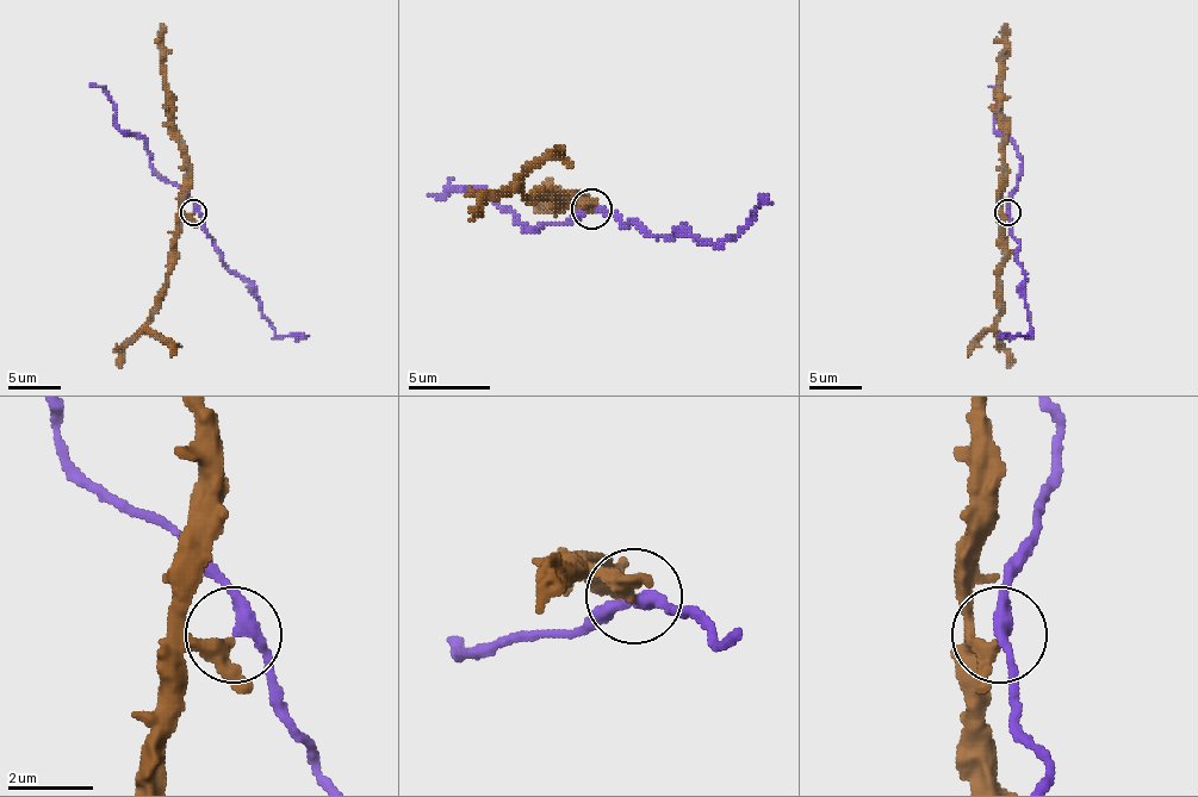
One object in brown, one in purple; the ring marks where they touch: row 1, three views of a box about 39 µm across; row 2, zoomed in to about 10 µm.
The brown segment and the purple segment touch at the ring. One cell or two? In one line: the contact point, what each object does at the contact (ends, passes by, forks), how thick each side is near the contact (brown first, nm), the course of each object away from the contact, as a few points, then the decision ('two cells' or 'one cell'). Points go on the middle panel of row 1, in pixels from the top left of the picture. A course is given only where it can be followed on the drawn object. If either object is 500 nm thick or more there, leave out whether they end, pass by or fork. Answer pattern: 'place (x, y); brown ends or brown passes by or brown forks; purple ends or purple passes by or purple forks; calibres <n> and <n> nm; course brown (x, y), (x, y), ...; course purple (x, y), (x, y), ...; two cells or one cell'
place (591, 209); brown passes by; purple passes by; calibres 280 and 280 nm; course brown (593, 207), (571, 199), (579, 199), (564, 204), (556, 195), (539, 207); course purple (593, 207), (608, 211), (625, 228), (633, 224), (650, 236), (682, 236), (719, 244), (731, 240), (768, 195); two cells

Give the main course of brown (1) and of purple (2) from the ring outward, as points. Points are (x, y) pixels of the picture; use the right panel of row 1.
1: (1007, 213), (1001, 211), (1004, 130), (999, 112), (1007, 24)
2: (1007, 211), (1010, 232), (1019, 244), (1017, 261), (1025, 271), (1030, 334), (999, 338)

